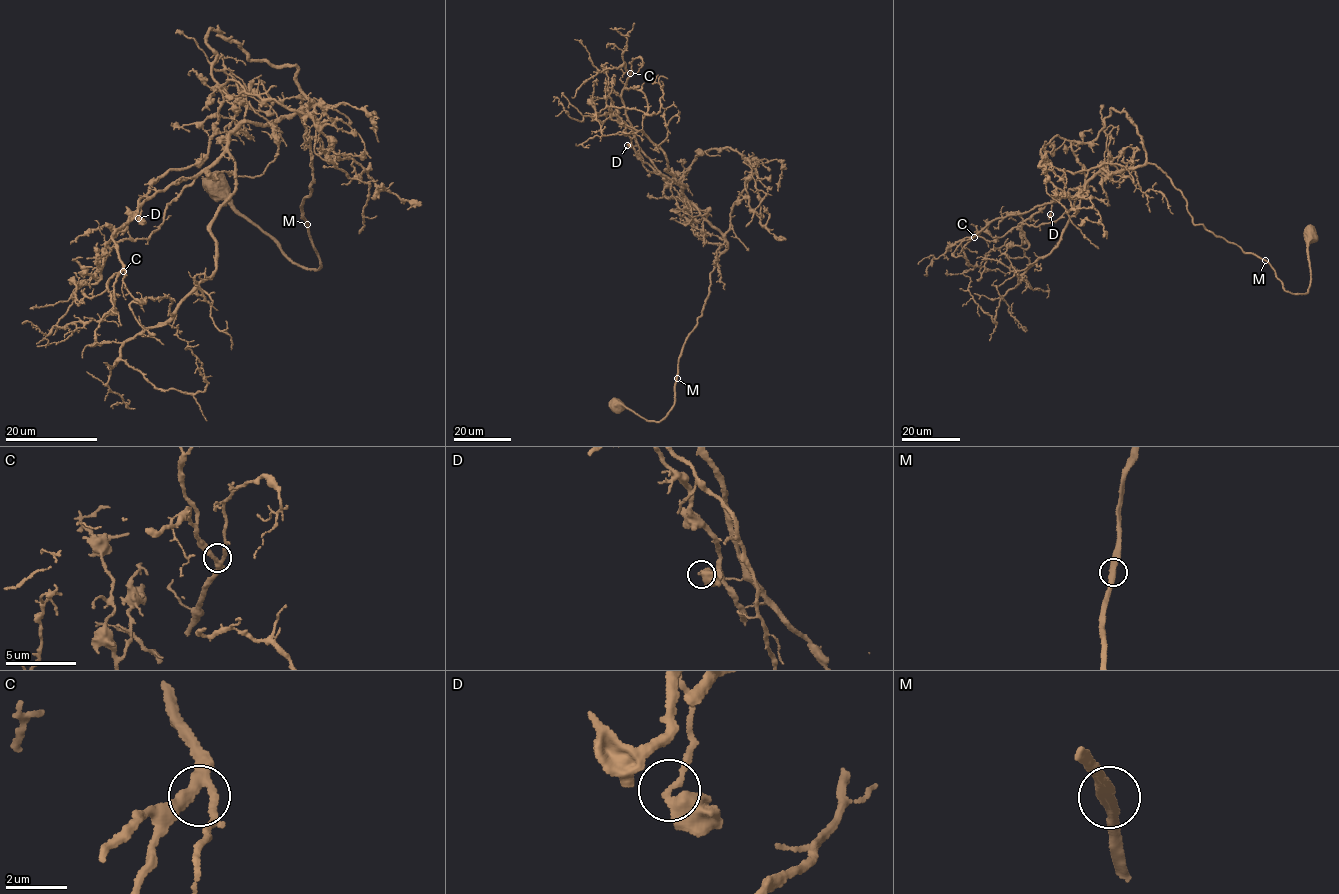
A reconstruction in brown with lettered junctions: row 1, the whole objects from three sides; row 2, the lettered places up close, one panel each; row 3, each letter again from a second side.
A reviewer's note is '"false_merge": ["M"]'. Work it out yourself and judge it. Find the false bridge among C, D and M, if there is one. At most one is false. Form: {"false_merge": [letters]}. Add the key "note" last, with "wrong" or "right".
{"false_merge": [], "note": "wrong"}

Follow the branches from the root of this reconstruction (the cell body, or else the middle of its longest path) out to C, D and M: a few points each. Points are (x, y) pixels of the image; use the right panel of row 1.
C: (1308, 233), (1309, 285), (1294, 294), (1194, 223), (1149, 163), (1101, 169), (974, 237)
D: (1308, 233), (1309, 285), (1294, 294), (1266, 261), (1194, 223), (1154, 165), (1101, 169), (1050, 214)
M: (1308, 233), (1306, 246), (1310, 278), (1307, 292), (1294, 294), (1285, 290), (1275, 270), (1265, 260)

